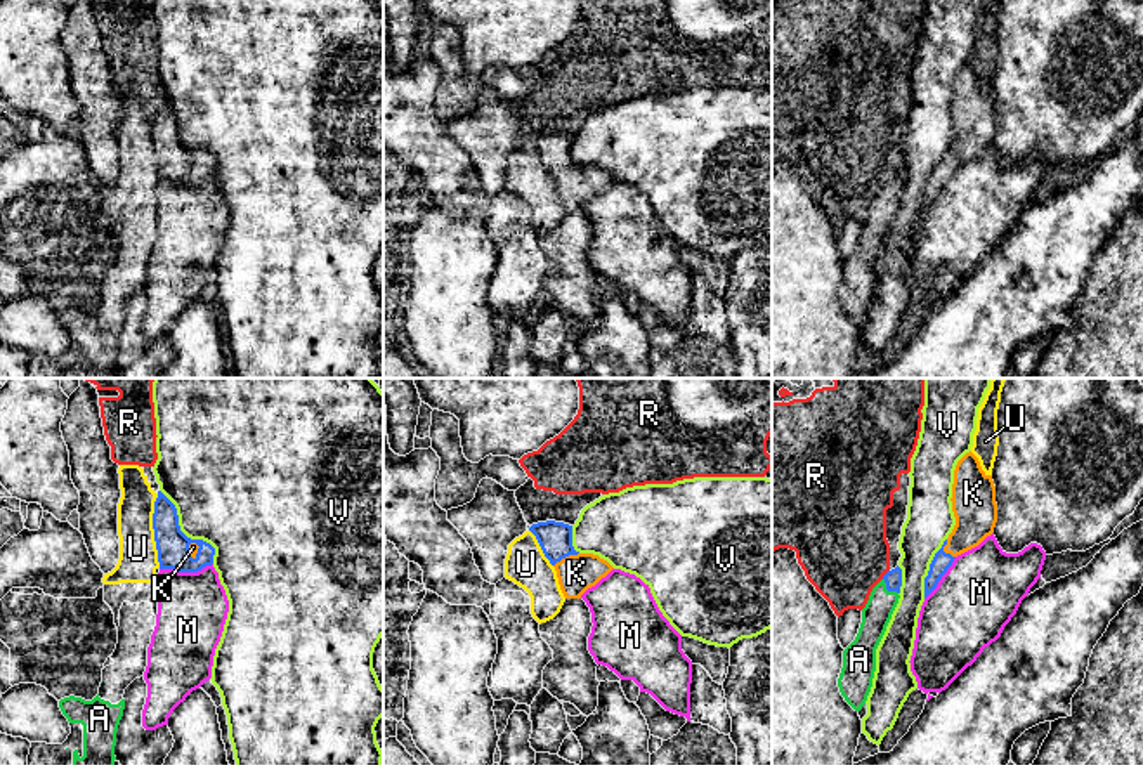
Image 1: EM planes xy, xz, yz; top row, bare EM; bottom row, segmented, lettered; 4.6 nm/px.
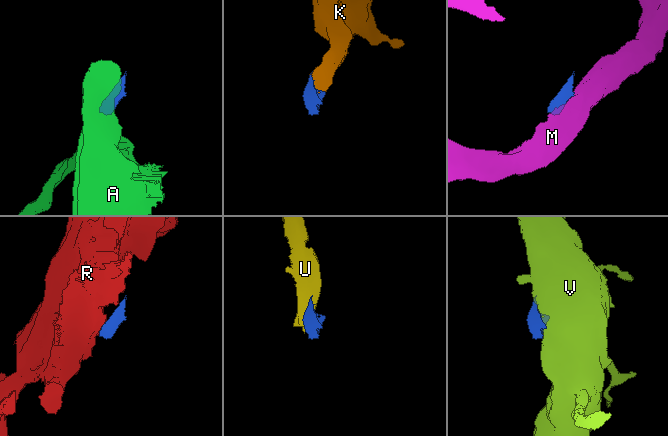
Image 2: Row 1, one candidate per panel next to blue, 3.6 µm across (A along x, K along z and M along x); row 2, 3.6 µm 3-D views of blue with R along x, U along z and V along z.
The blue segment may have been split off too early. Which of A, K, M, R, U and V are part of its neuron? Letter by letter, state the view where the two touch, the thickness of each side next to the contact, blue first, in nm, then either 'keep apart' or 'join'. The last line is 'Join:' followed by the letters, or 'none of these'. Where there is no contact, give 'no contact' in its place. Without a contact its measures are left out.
A: yz | 80/140 nm | join
K: xz | 160/180 nm | join
M: xy | 150/320 nm | keep apart
R: yz | 80/420 nm | keep apart
U: xy | 150/180 nm | keep apart
V: xy | 150/440 nm | keep apart
Join: A, K

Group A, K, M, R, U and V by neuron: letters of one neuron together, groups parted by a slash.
A K / M / R / U / V

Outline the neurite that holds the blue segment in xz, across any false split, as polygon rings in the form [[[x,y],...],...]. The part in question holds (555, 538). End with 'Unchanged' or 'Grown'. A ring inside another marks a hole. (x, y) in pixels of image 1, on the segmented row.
[[[546,520],[532,524],[529,531],[555,567],[565,598],[581,598],[588,588],[614,569],[598,555],[576,552],[572,546],[572,526],[569,524]]]. Grown

